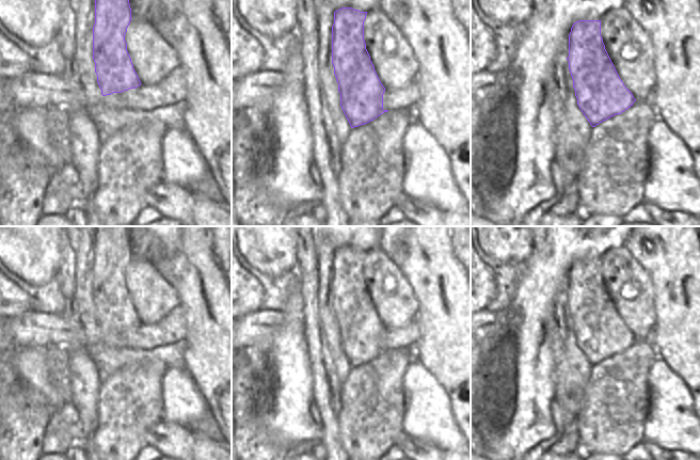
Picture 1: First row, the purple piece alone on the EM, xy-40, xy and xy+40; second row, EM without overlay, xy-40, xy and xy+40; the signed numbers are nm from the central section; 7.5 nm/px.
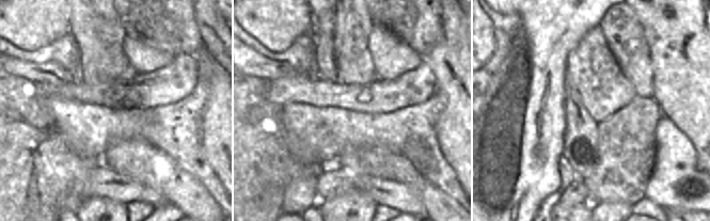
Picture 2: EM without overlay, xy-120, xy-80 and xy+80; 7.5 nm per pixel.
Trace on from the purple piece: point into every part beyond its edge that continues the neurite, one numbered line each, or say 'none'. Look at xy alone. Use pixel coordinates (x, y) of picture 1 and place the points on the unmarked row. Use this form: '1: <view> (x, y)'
none

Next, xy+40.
none

